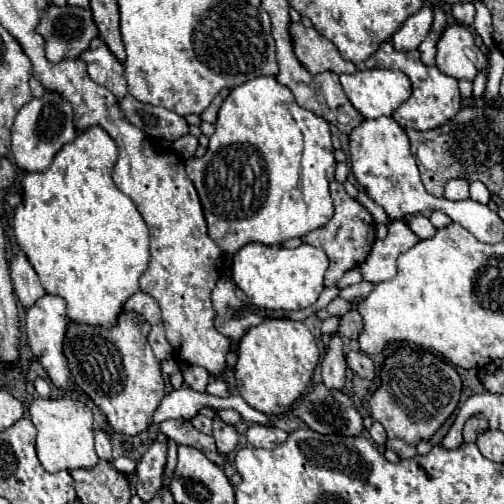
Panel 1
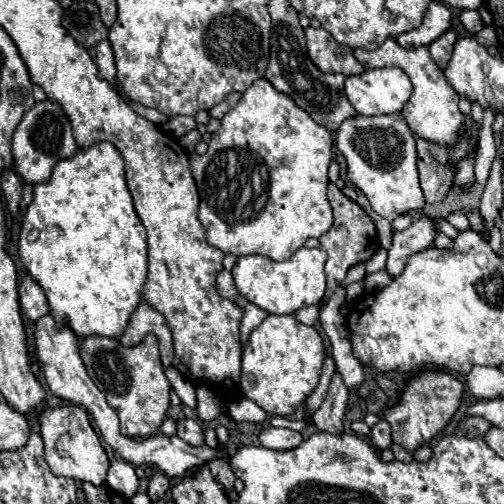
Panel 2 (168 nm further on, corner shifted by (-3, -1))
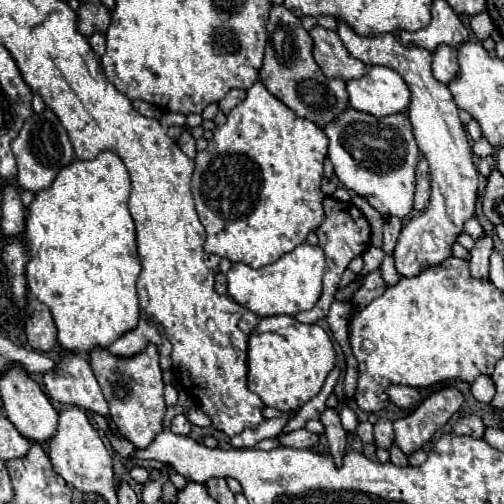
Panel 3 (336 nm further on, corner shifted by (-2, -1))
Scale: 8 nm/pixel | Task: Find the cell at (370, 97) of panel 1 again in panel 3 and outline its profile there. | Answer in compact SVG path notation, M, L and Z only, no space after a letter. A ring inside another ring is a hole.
M372 66L362 78L346 82L350 106L372 116L404 112L410 104L410 90L402 76L386 66Z

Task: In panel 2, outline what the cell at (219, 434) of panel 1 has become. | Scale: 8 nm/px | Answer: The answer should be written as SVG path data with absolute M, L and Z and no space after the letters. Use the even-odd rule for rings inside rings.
M215 458L209 462L209 470L213 474L213 478L223 486L225 492L231 492L233 484L235 484L235 476L227 464L227 458Z

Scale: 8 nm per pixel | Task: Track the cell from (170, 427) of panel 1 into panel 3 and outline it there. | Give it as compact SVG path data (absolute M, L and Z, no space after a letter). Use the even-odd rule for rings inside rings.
M180 414L180 416L176 416L176 418L172 420L172 426L170 426L170 430L172 430L174 434L190 434L190 430L192 430L192 424L188 422L188 418L186 418L184 414Z

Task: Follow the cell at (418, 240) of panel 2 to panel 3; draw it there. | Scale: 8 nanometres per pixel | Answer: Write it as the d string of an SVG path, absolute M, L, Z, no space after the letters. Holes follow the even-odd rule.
M338 24L338 36L348 48L350 56L358 58L366 66L388 66L396 70L408 84L412 98L408 106L408 116L414 128L414 138L420 152L426 156L432 174L432 196L428 208L410 218L402 228L398 244L394 248L394 264L400 276L416 276L420 270L430 268L446 260L450 254L456 236L462 232L466 220L474 218L476 206L476 188L478 188L478 170L472 162L472 150L468 146L468 134L464 124L458 118L458 106L446 84L438 82L432 76L430 62L432 54L418 46L402 46L394 34L384 34L376 38L362 38L352 32L350 26Z

